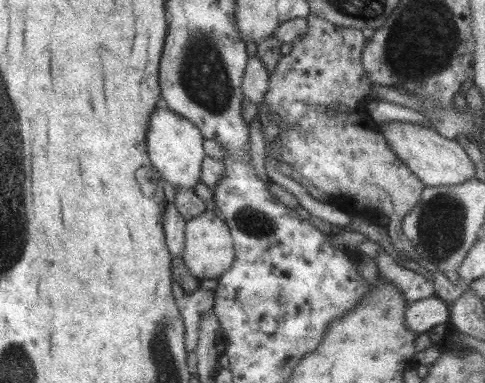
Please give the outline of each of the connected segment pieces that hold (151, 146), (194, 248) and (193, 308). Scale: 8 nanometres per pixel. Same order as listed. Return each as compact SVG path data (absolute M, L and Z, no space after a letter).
M161 104L152 113L147 132L147 153L154 168L165 182L178 188L196 188L202 173L202 160L207 154L203 149L201 130L187 118L172 112Z
M206 209L200 216L191 218L185 224L185 251L183 261L188 270L200 280L218 279L235 261L235 244L229 226L214 209Z
M199 287L192 296L188 296L186 305L182 307L182 318L186 327L186 348L194 351L201 335L203 314L214 306L215 290Z

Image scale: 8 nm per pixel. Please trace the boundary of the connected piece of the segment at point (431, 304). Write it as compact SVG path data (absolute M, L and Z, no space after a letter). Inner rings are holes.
M436 296L409 303L405 310L405 324L412 332L427 332L450 320L449 306L450 303Z

